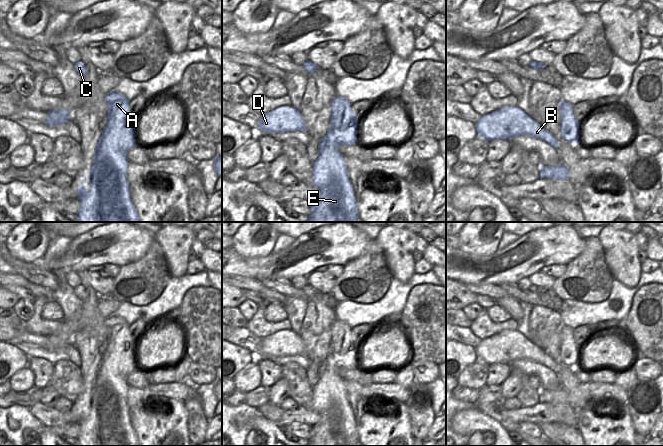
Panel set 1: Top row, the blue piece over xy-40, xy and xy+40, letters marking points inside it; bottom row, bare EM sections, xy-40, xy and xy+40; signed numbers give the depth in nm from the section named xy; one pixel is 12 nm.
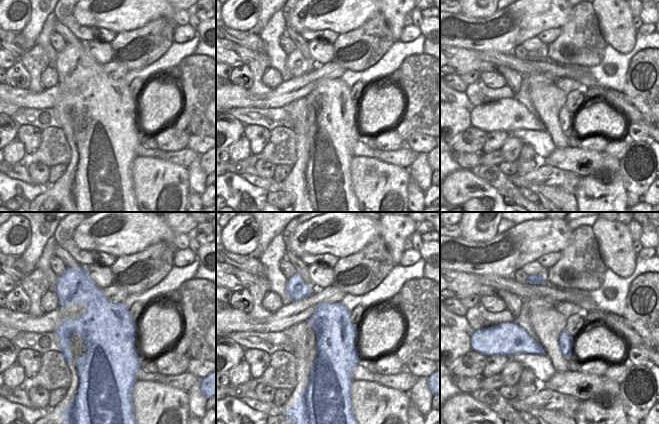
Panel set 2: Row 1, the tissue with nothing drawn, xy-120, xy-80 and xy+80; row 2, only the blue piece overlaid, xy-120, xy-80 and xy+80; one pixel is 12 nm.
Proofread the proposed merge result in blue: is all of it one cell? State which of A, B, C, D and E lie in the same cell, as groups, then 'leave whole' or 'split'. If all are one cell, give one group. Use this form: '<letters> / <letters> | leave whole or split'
A B C D E | leave whole

